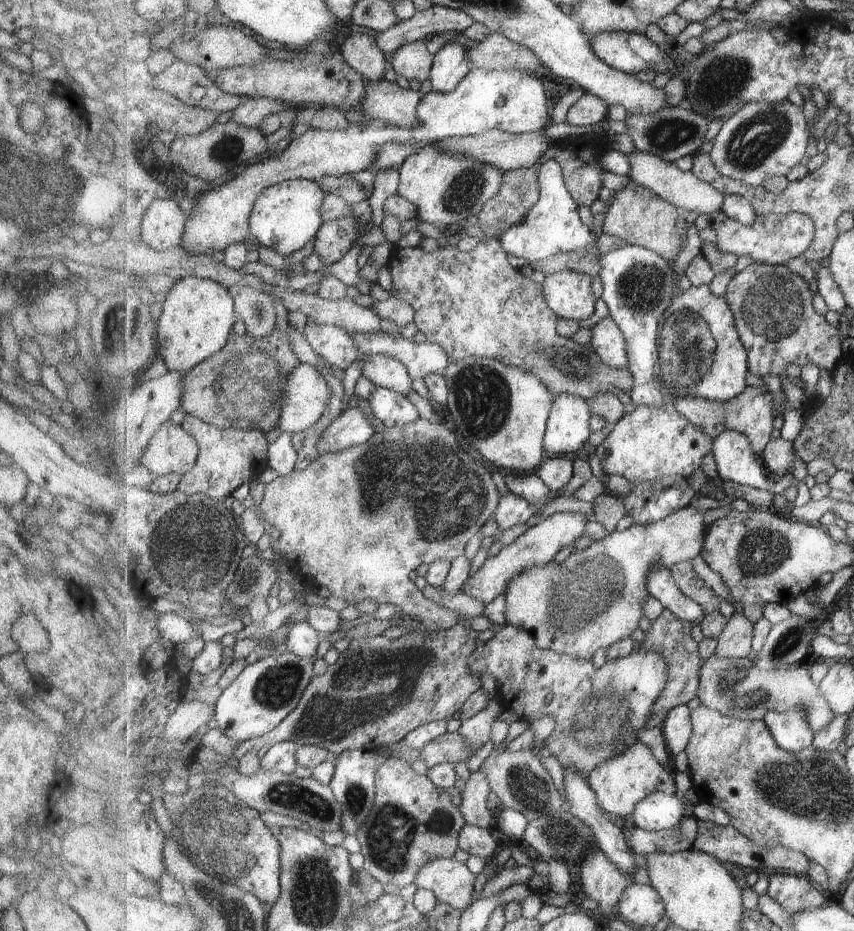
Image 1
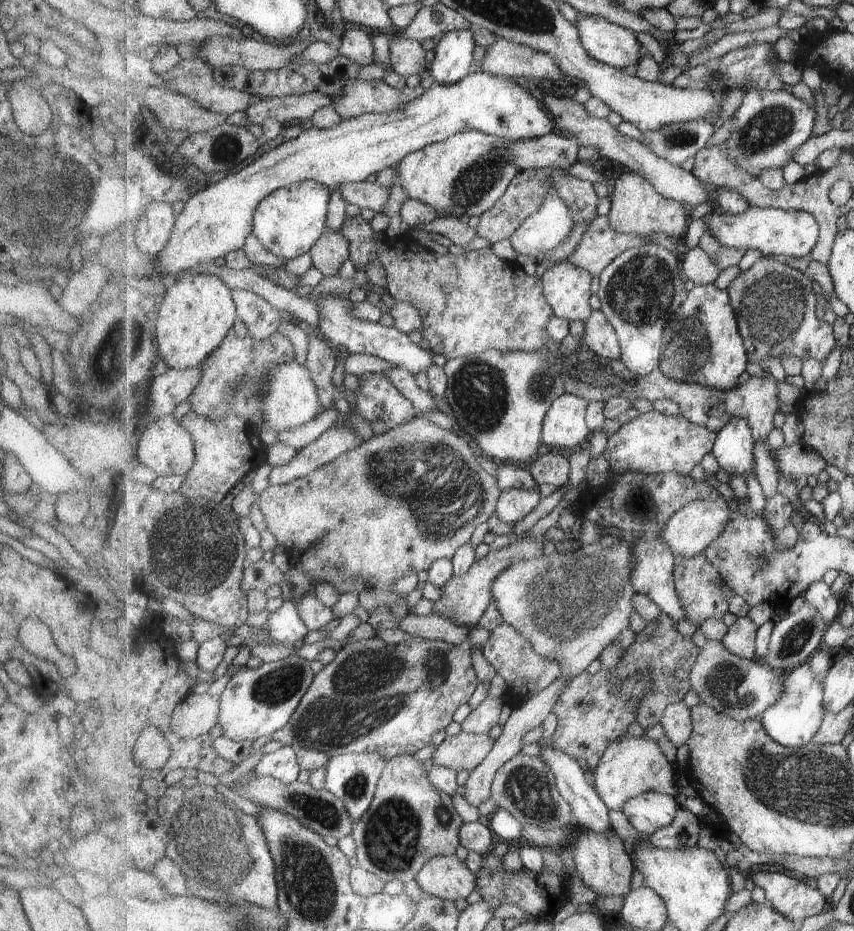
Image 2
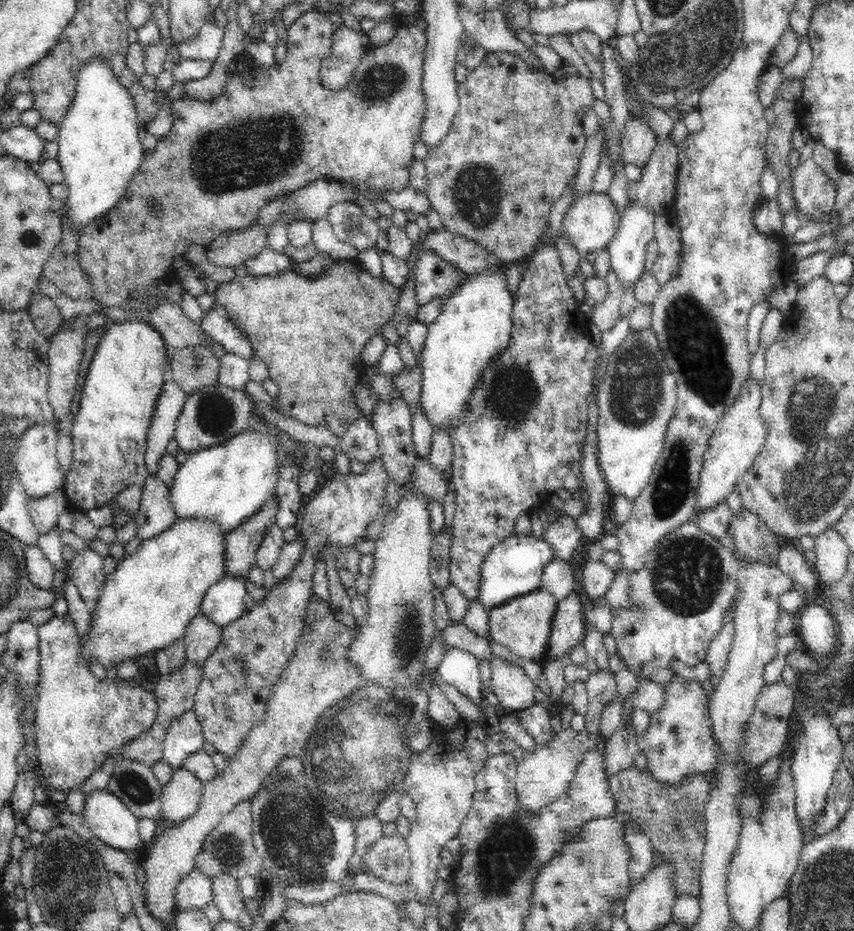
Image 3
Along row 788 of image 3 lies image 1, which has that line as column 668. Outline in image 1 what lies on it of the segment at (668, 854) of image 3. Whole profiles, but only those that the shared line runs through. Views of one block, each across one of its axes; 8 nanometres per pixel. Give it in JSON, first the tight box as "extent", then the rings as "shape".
{"extent":[635,609,704,729],"shape":[[[665,609],[659,618],[651,622],[650,628],[645,632],[645,638],[639,645],[635,645],[635,651],[643,649],[654,651],[666,657],[669,668],[669,680],[667,686],[659,695],[658,702],[654,704],[653,712],[647,721],[646,728],[652,729],[661,727],[666,719],[667,713],[679,705],[685,705],[691,702],[695,696],[698,696],[698,690],[701,686],[701,672],[704,659],[699,654],[699,642],[691,636],[691,628],[694,624],[681,620],[675,616],[669,609]]]}

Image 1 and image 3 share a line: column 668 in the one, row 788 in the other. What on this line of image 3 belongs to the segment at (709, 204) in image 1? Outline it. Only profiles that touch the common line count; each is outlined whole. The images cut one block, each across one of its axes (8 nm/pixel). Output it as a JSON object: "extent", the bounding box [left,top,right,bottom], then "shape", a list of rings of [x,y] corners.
{"extent":[161,767,203,823],"shape":[[[183,767],[161,788],[161,821],[180,823],[200,806],[203,782]]]}

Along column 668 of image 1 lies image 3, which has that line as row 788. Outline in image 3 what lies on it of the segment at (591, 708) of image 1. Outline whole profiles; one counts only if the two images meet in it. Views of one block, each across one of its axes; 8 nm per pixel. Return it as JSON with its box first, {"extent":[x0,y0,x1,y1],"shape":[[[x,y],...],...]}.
{"extent":[637,675,720,789],"shape":[[[676,675],[664,685],[664,702],[660,710],[651,714],[651,721],[646,732],[637,737],[640,752],[646,754],[648,767],[644,770],[650,773],[656,784],[668,789],[680,789],[686,784],[691,776],[702,774],[715,774],[720,769],[719,742],[716,742],[715,734],[712,733],[712,717],[710,714],[707,687],[698,679],[685,679]]]}

